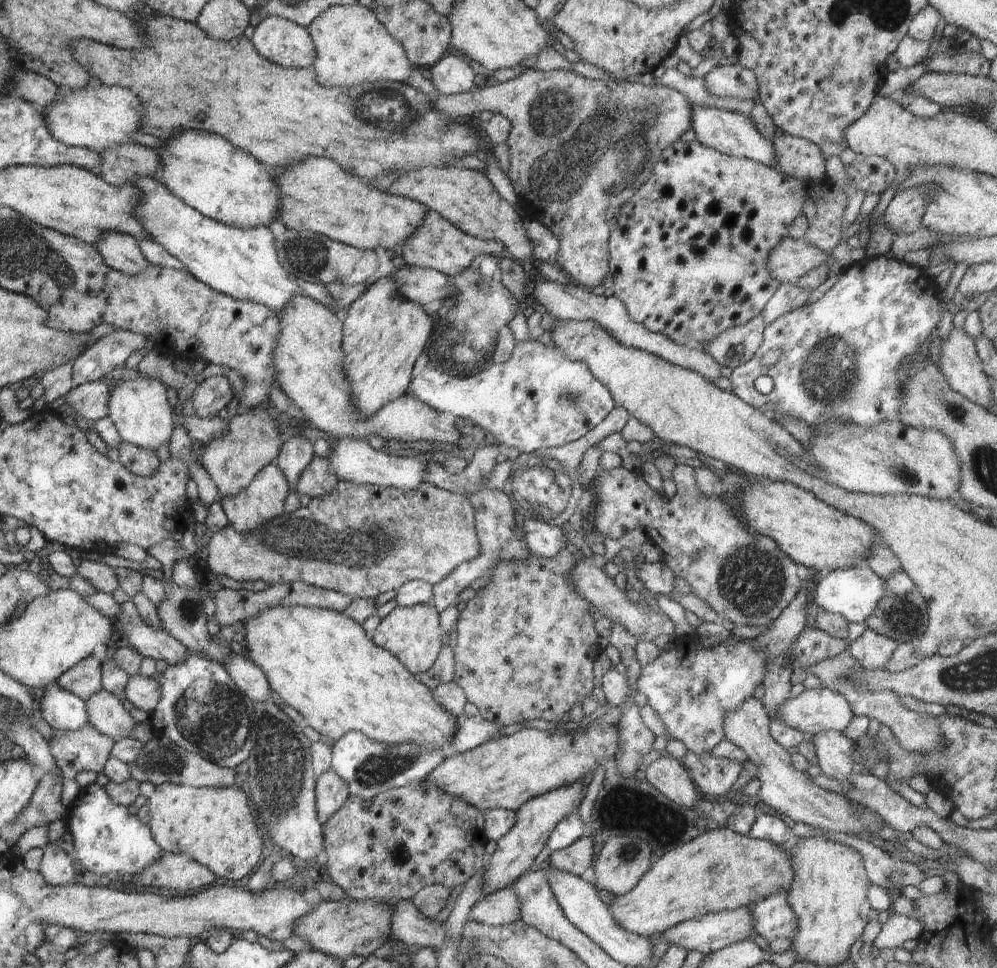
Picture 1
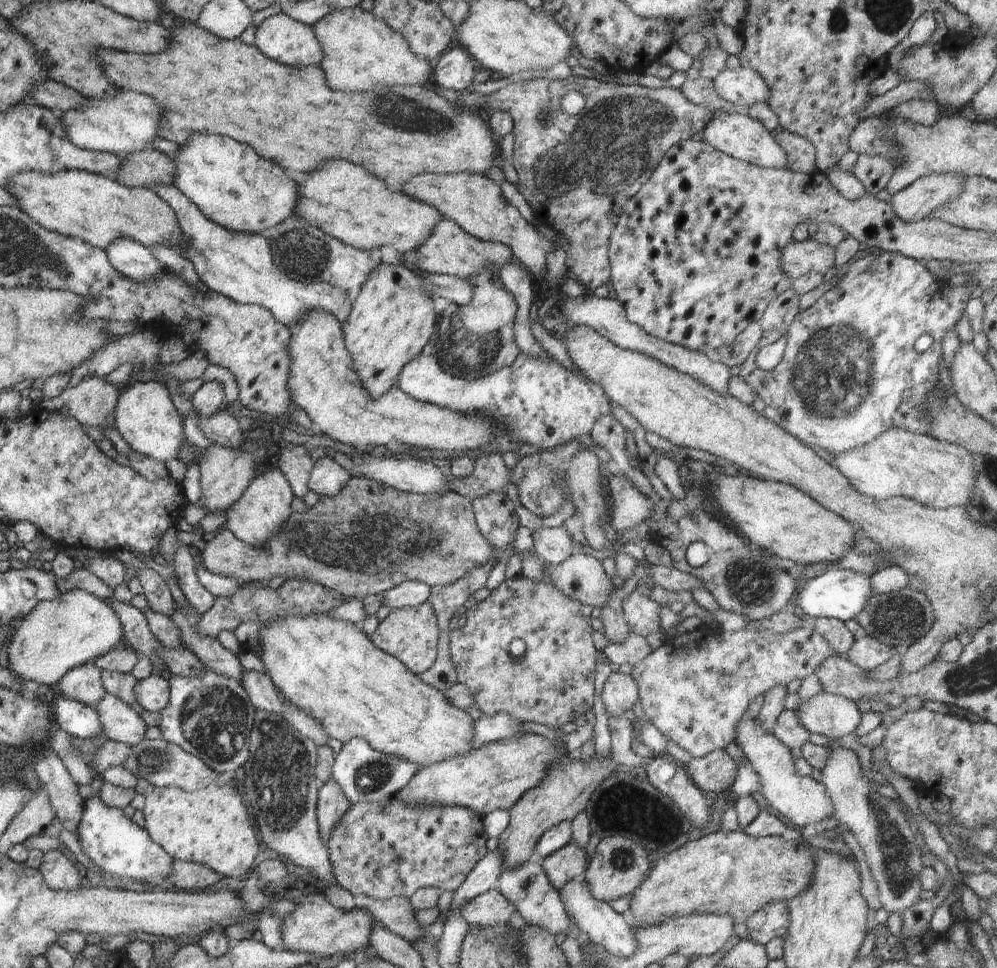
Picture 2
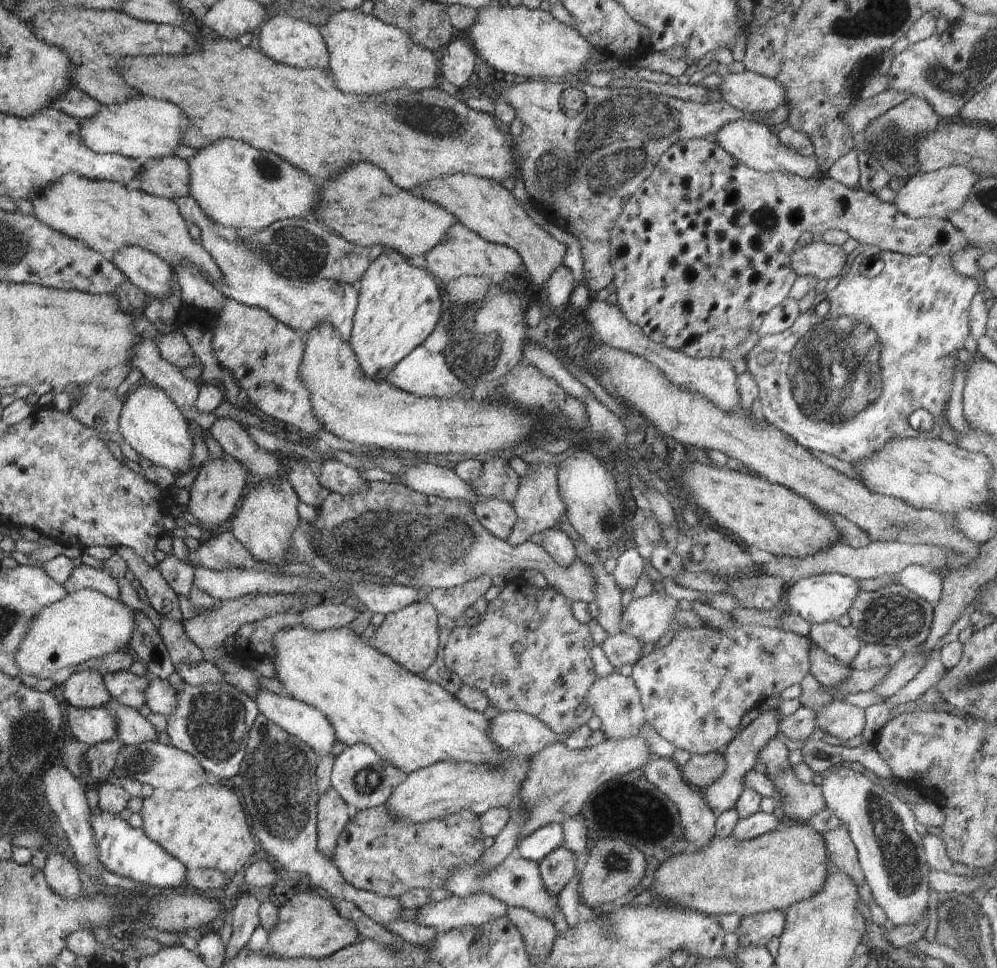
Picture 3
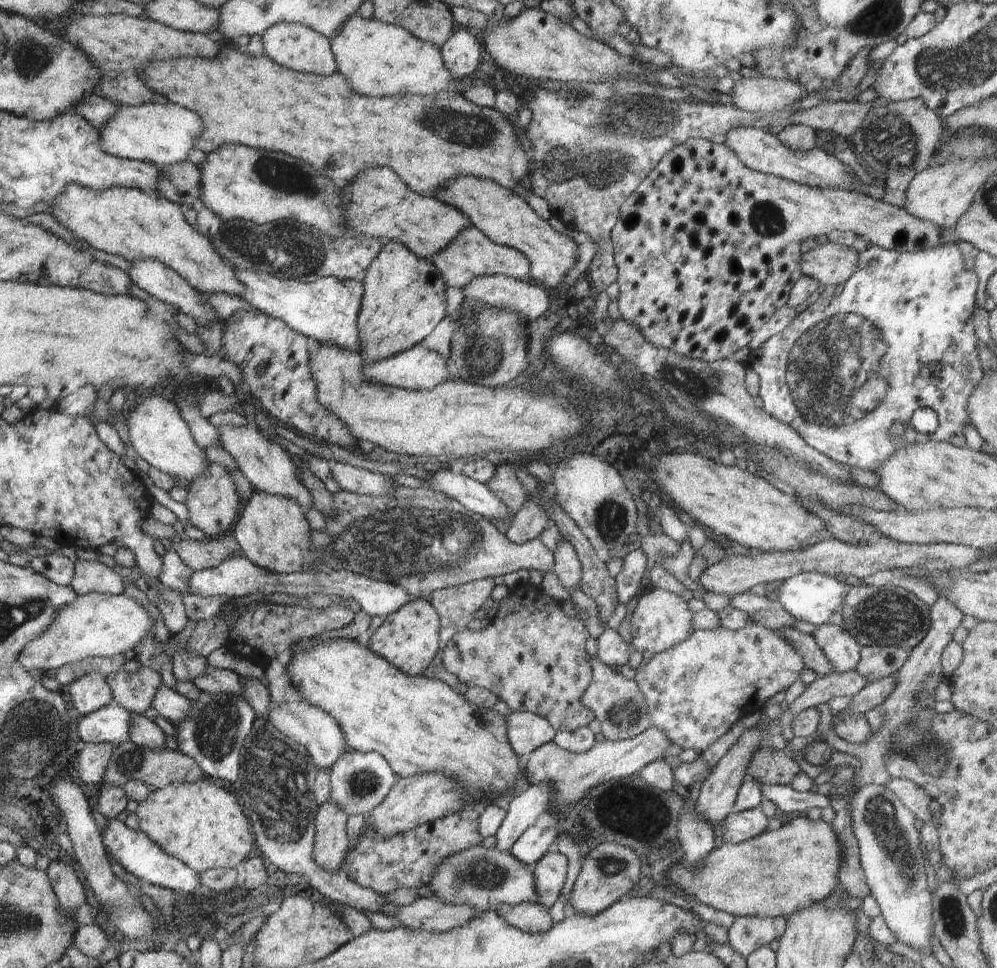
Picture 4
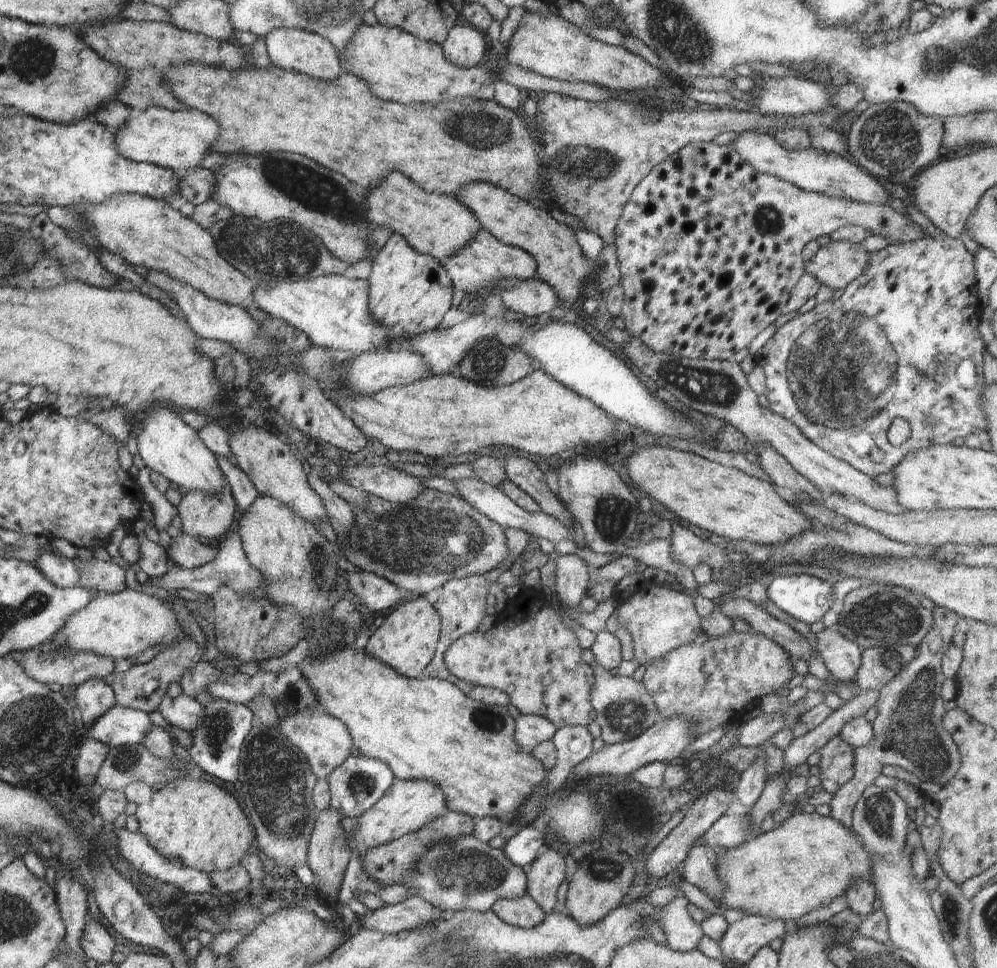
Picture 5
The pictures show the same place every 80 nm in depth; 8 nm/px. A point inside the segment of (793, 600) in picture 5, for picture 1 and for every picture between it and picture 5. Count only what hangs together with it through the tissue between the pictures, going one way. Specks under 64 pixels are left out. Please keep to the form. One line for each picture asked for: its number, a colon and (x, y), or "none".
1: (854, 593)
2: (842, 594)
3: (825, 597)
4: (812, 597)

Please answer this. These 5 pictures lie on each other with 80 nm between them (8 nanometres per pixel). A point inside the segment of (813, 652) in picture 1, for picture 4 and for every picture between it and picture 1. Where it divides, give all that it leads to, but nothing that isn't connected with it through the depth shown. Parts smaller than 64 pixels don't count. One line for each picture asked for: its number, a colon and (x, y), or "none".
2: (694, 688)
3: (695, 691)
4: (695, 691)

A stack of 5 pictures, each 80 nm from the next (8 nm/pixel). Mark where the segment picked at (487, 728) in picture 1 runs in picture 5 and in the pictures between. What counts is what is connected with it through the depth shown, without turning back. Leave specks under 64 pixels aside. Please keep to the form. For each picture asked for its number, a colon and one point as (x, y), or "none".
2: (487, 729)
3: (520, 733)
4: (526, 732)
5: (530, 730)

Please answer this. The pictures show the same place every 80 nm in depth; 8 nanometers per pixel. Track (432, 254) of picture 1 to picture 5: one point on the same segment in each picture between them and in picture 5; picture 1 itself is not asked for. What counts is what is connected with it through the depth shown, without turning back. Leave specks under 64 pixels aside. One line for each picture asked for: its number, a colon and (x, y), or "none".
2: (449, 250)
3: (460, 252)
4: (471, 254)
5: (484, 259)

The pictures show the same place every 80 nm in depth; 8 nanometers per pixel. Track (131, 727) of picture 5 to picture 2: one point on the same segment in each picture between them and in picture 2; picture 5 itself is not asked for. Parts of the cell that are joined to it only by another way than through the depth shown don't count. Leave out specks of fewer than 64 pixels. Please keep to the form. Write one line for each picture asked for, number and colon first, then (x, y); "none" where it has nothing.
2: (73, 717)
3: (93, 726)
4: (111, 724)

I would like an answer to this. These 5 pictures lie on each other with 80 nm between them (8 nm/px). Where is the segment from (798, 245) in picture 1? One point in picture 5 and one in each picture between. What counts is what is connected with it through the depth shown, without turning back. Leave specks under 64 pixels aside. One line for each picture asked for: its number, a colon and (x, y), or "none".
2: (799, 258)
3: (817, 258)
4: (830, 263)
5: (838, 263)

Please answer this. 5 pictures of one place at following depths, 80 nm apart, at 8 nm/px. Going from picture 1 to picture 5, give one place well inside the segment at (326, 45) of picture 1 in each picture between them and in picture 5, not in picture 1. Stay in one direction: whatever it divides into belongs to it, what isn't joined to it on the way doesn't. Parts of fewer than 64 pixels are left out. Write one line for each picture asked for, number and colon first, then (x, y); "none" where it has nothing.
2: (360, 52)
3: (366, 56)
4: (376, 58)
5: (396, 65)

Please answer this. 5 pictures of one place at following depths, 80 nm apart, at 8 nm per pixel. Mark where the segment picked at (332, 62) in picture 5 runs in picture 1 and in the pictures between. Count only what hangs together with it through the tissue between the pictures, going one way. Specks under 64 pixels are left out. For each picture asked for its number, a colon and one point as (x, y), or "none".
1: (281, 41)
2: (279, 37)
3: (290, 40)
4: (293, 45)

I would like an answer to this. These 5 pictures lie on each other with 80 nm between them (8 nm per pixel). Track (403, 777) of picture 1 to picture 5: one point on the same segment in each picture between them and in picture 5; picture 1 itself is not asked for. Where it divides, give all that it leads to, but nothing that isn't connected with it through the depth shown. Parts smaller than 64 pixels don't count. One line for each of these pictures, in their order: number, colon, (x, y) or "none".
2: (365, 775)
3: (363, 779)
4: (360, 781)
5: (356, 785)

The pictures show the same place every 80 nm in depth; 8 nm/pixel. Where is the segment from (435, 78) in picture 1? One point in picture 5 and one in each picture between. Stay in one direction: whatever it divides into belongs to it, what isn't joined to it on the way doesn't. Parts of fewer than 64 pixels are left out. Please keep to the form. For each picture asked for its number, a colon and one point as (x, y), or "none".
2: (453, 70)
3: (457, 61)
4: (461, 53)
5: (464, 46)

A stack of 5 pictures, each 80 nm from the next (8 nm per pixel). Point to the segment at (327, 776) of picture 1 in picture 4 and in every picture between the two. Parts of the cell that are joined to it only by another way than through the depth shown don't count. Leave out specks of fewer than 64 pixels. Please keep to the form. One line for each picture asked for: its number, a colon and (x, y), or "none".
2: (331, 802)
3: (333, 814)
4: (331, 843)

